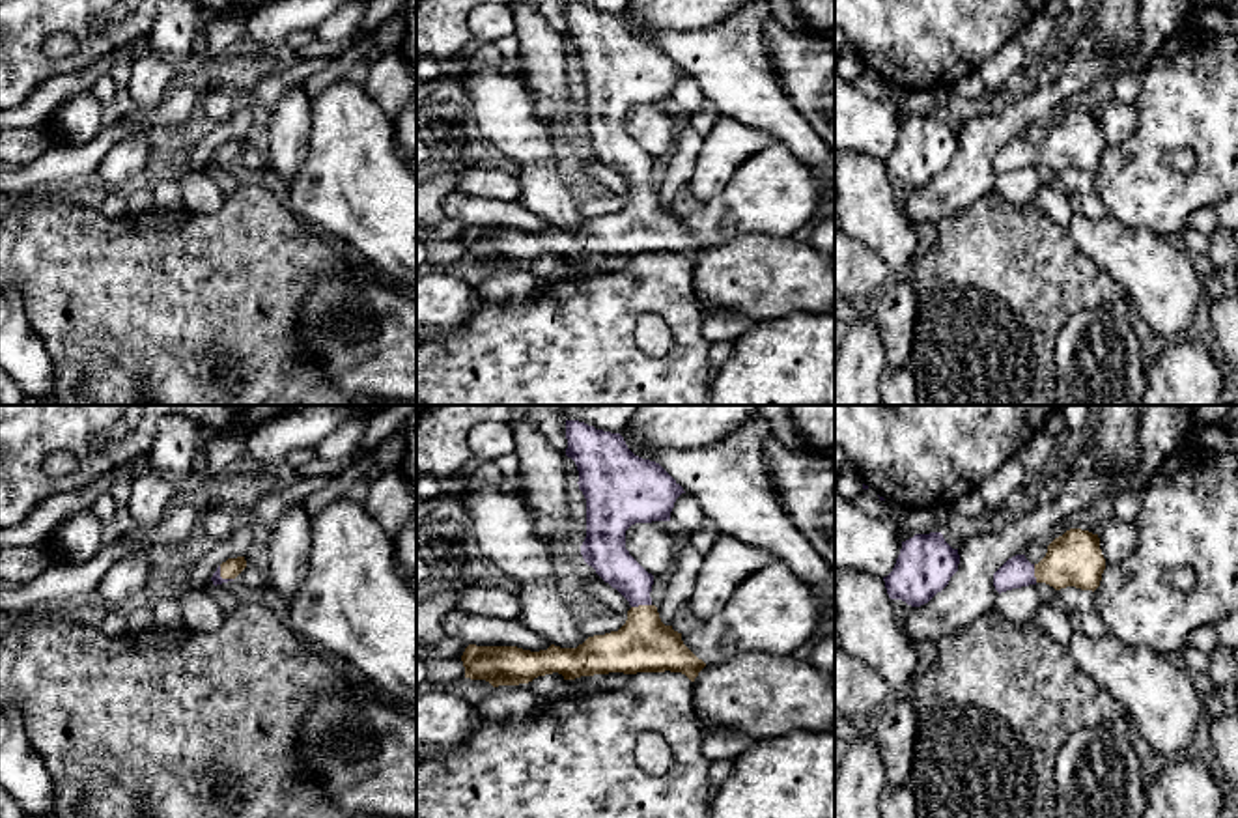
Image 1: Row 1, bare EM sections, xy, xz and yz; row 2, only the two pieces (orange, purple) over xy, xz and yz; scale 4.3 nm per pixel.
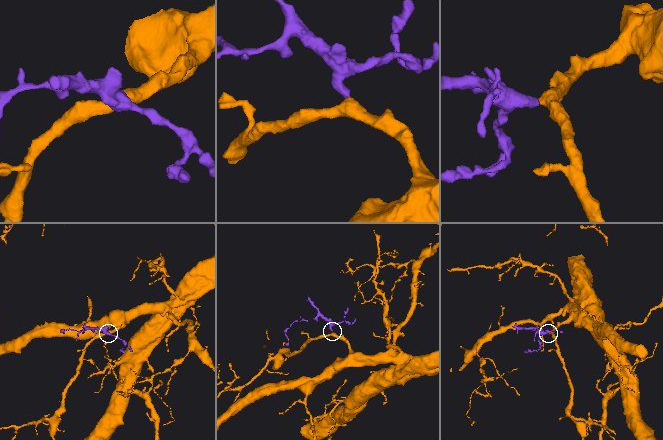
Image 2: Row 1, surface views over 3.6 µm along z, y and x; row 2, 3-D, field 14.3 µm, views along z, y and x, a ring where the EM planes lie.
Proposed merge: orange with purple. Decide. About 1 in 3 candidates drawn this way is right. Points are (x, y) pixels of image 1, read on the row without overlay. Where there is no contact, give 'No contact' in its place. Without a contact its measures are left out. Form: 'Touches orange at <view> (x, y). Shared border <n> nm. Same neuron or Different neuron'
Touches orange at xz (641, 187). Shared border 90 nm. Same neuron

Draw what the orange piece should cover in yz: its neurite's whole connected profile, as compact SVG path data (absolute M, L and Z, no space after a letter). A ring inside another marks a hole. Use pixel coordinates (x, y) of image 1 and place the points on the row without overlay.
M1070 110L1048 127L1046 138L1031 146L1025 136L1008 140L995 155L995 172L1006 174L1036 164L1046 164L1055 172L1076 168L1096 172L1105 151L1098 116Z

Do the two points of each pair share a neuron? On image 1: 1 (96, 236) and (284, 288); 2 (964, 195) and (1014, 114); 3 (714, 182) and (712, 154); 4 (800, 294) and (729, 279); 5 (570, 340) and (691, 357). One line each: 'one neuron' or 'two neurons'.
1: one neuron
2: one neuron
3: one neuron
4: one neuron
5: one neuron

